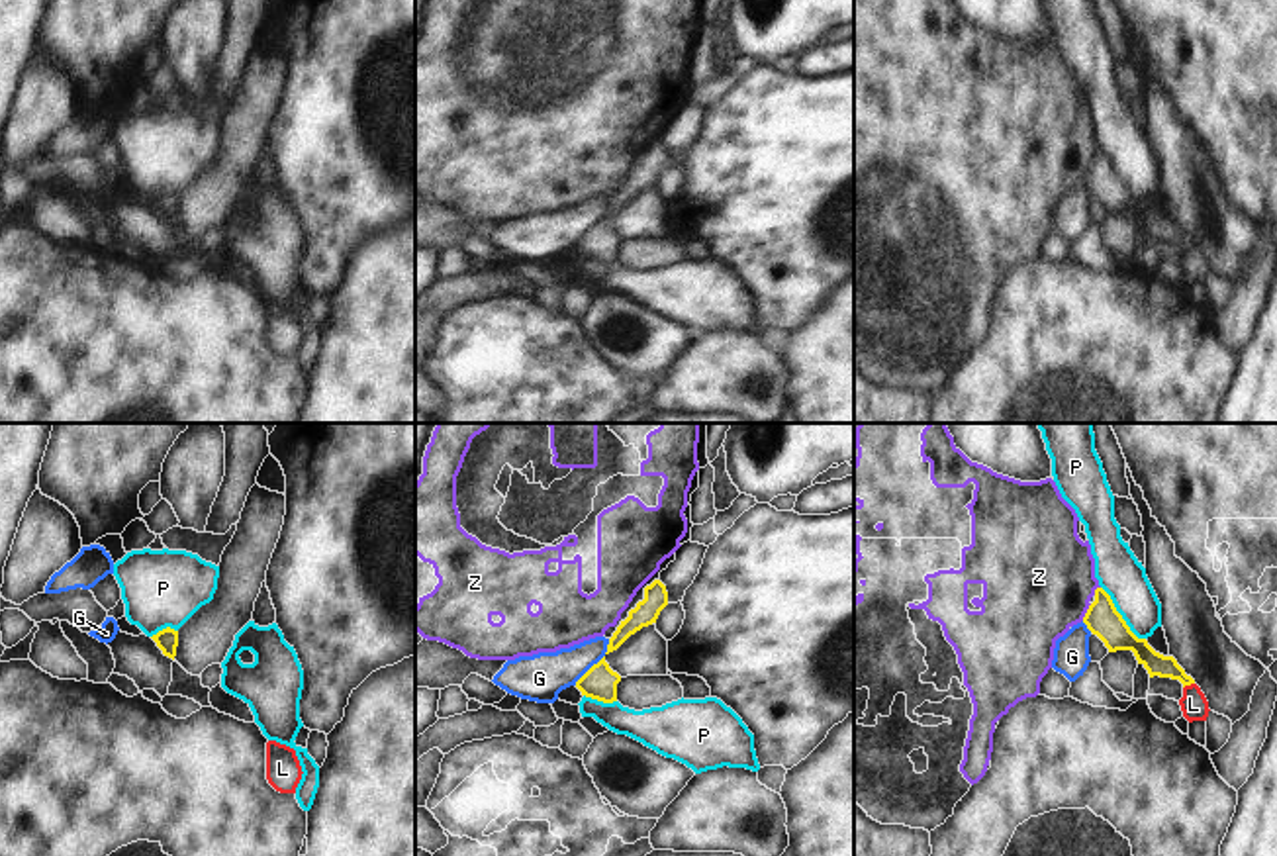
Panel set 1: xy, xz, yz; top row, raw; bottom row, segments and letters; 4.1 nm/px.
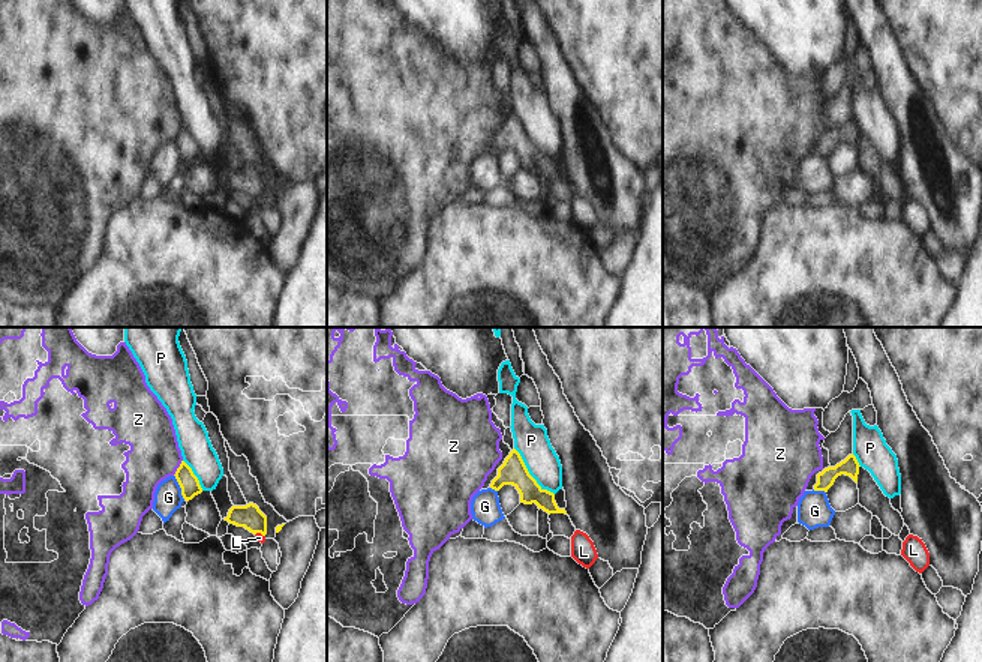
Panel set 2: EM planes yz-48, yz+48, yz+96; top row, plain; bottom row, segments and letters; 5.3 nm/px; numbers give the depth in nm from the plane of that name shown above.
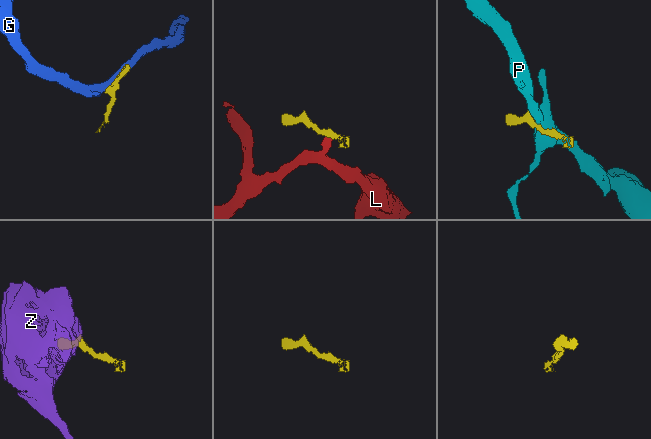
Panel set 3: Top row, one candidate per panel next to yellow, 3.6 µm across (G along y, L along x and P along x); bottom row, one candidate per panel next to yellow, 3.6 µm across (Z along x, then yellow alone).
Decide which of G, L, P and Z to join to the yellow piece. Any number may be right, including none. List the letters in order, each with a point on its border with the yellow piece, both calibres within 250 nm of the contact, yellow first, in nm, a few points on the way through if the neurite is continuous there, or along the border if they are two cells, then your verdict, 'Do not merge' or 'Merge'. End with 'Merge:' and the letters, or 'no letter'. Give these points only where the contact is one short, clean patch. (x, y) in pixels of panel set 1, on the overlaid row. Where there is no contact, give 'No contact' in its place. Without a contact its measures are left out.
G: Touches yellow at xz (598, 663). Thickness 140 nm (yellow) against 190 nm. Do not merge
L: Touches yellow at yz (1187, 684). Thickness 100 nm (yellow) against 110 nm. Boundary: yz (1193, 682), (1183, 688). Do not merge
P: Touches yellow at yz (1121, 616). Thickness 140 nm (yellow) against 190 nm. Boundary: yz (1101, 586), (1125, 623), (1144, 639). Do not merge
Z: Touches yellow at yz (1087, 612). Thickness 140 nm (yellow) against 460 nm. Boundary: yz (1091, 604), (1082, 619). Do not merge
Merge: no letter

